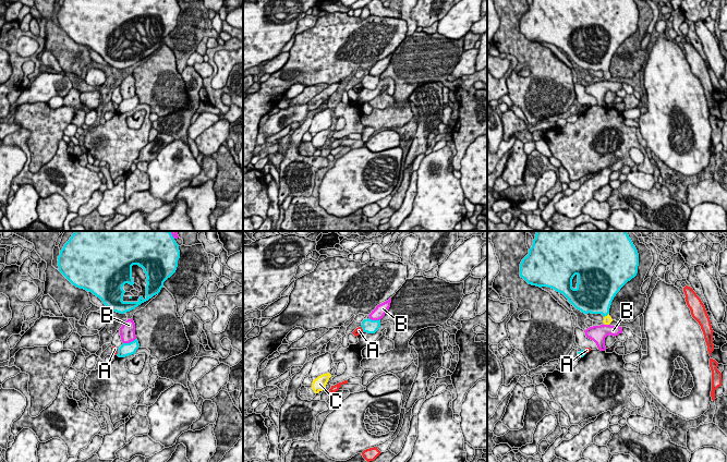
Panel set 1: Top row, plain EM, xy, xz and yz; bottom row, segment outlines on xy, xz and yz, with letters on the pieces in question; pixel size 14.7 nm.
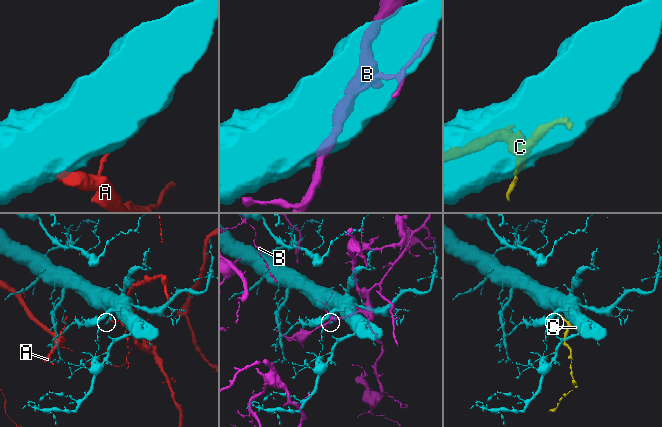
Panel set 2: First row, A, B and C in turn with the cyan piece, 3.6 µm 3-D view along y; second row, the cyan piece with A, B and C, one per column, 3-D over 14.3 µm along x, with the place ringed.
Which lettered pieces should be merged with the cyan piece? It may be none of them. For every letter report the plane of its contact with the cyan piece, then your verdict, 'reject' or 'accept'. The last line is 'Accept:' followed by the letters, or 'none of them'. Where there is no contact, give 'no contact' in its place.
A: xy | reject
B: xy | reject
C: yz | accept
Accept: C

